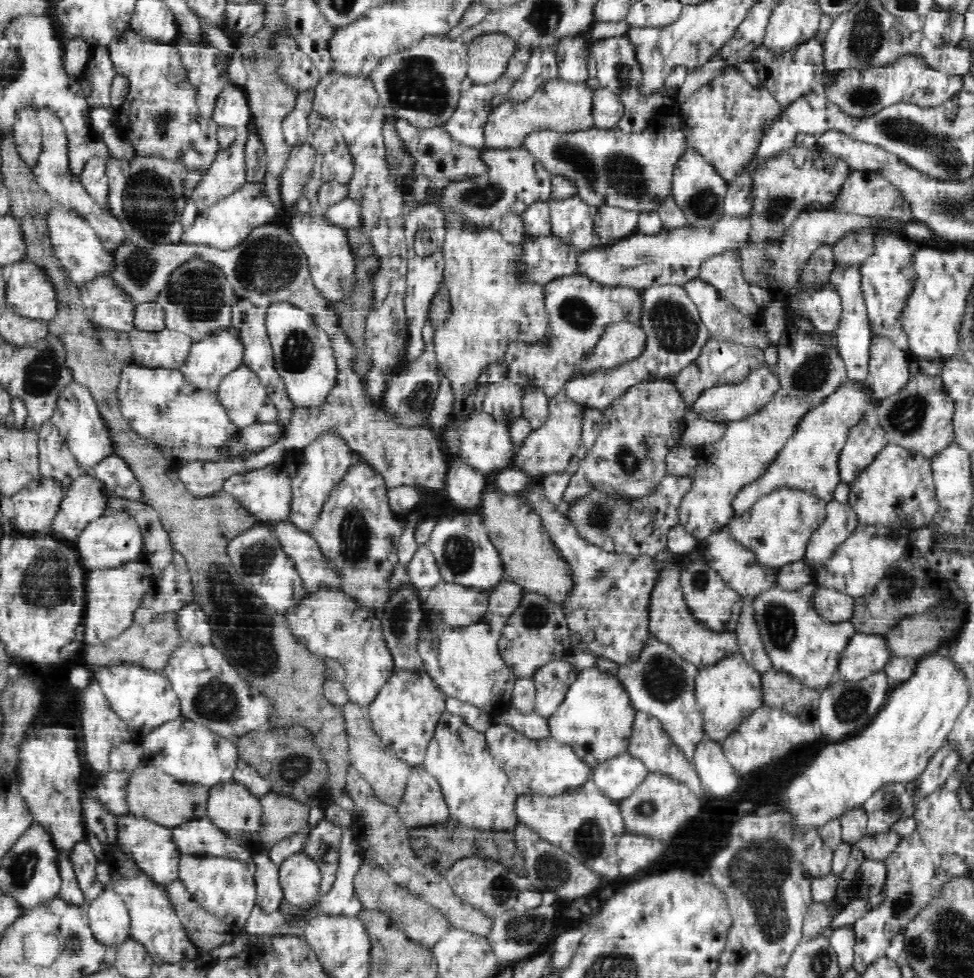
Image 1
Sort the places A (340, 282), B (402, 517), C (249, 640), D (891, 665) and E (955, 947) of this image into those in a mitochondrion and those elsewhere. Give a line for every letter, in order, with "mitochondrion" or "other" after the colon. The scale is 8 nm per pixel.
A: mitochondrion
B: other
C: mitochondrion
D: other
E: mitochondrion

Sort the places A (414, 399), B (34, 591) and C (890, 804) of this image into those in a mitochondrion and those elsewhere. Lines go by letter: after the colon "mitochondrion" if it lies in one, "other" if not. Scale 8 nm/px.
A: mitochondrion
B: mitochondrion
C: mitochondrion

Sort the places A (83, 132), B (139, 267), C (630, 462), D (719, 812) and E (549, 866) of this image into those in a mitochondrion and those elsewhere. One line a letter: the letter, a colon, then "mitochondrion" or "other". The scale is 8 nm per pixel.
A: other
B: mitochondrion
C: mitochondrion
D: other
E: mitochondrion

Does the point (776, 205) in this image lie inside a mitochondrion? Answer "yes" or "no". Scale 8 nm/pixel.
yes

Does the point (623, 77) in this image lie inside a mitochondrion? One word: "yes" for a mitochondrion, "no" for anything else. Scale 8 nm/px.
yes

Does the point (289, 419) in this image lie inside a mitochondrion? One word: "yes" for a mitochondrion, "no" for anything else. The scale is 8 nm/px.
no

